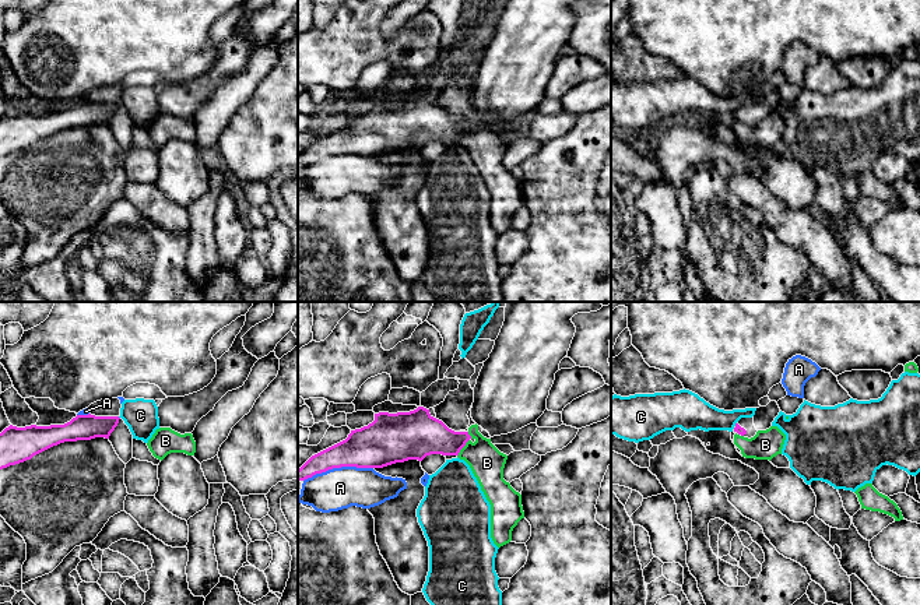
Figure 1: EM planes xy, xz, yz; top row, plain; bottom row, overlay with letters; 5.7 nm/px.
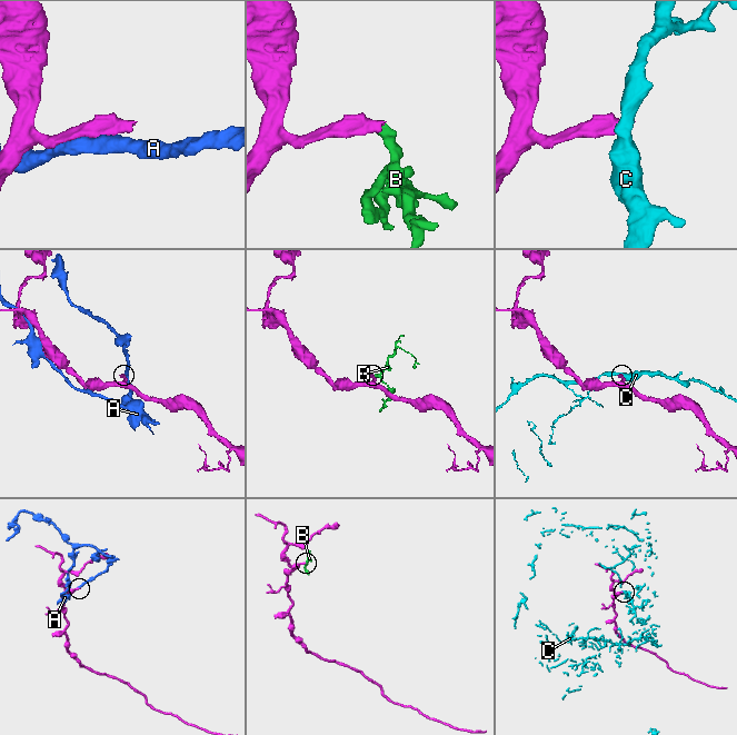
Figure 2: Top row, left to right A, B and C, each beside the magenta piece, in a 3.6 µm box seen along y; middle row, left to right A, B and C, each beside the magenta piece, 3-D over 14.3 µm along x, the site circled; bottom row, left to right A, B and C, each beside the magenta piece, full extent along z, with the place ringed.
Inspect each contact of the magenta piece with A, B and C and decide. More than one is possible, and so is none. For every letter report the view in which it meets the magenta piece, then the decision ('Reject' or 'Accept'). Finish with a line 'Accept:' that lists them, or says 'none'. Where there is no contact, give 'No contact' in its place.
A: Touches magenta in xz. Reject
B: Touches magenta in xz. Reject
C: No contact. Reject
Accept: none

